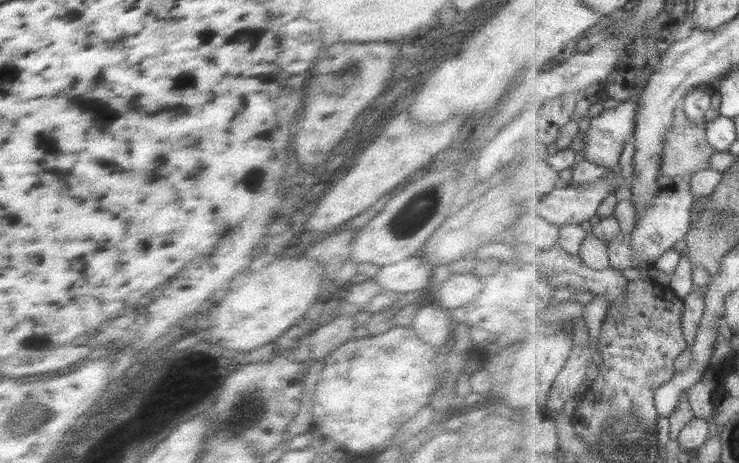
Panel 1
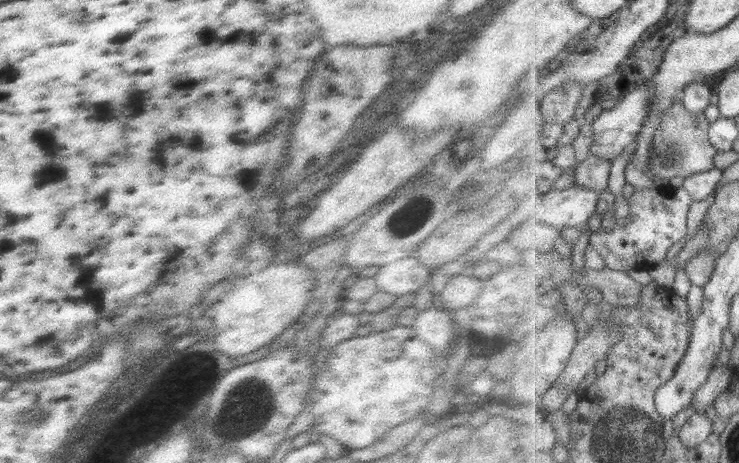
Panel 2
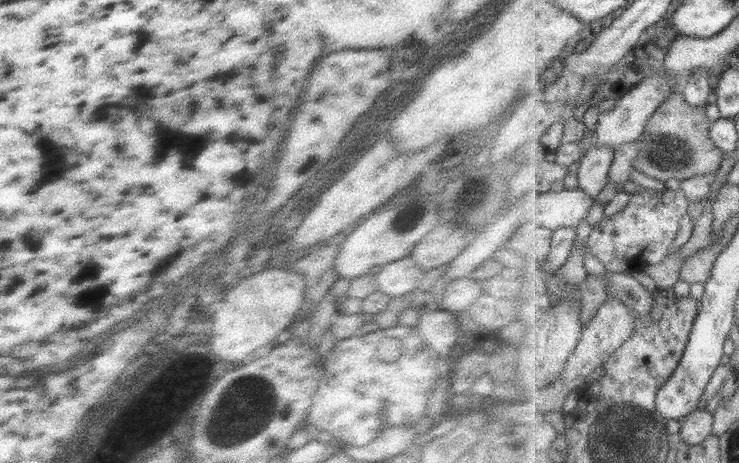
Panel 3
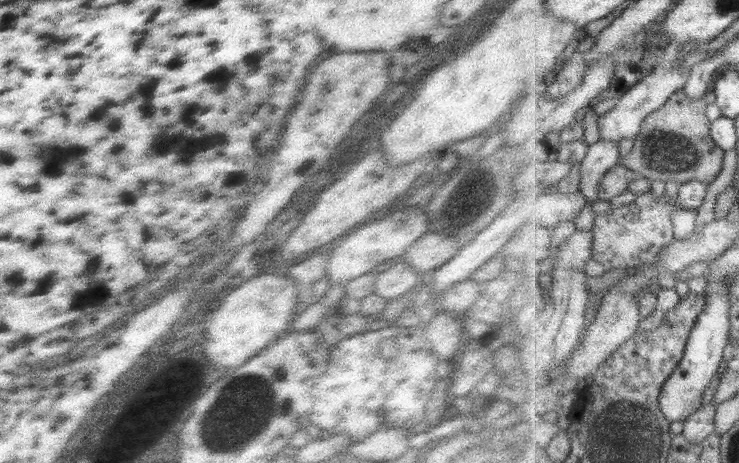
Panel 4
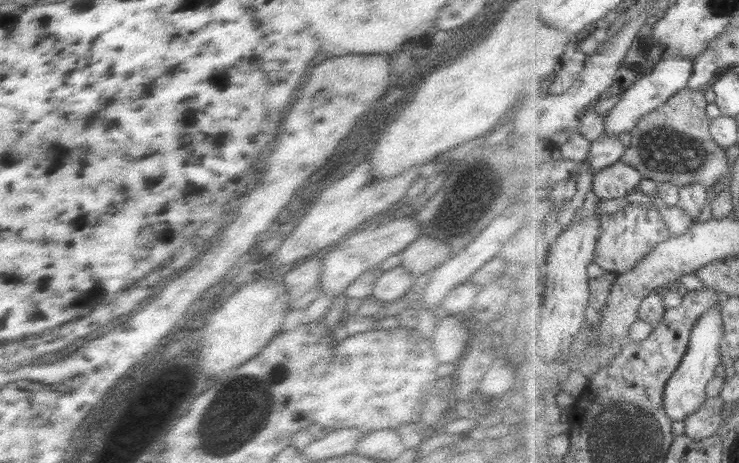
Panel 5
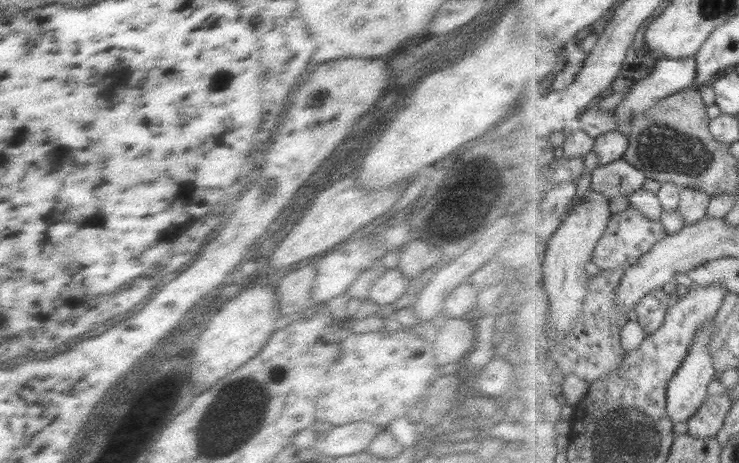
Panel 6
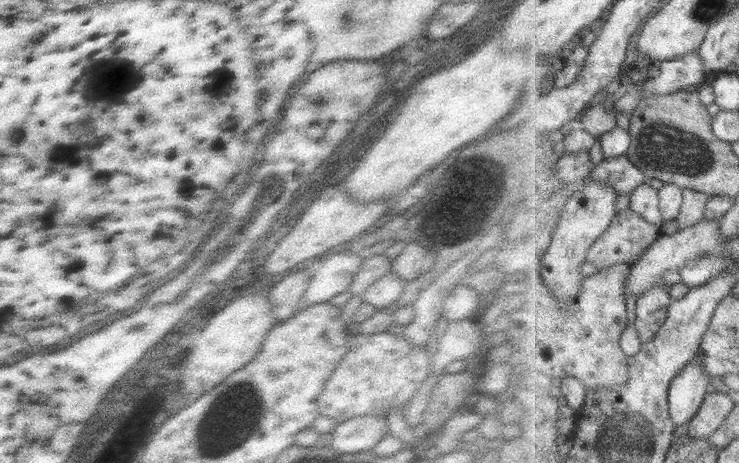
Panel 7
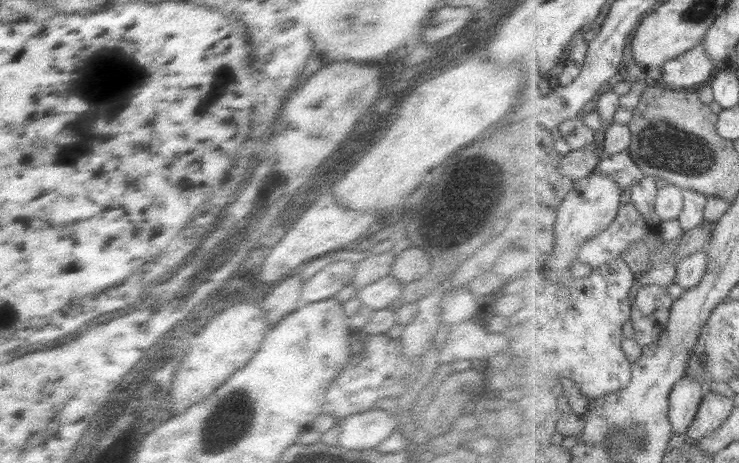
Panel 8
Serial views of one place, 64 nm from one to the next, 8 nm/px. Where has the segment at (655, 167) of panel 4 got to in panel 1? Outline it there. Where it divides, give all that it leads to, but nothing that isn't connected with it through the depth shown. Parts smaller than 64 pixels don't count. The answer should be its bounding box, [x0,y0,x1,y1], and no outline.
[662,106,717,181]

